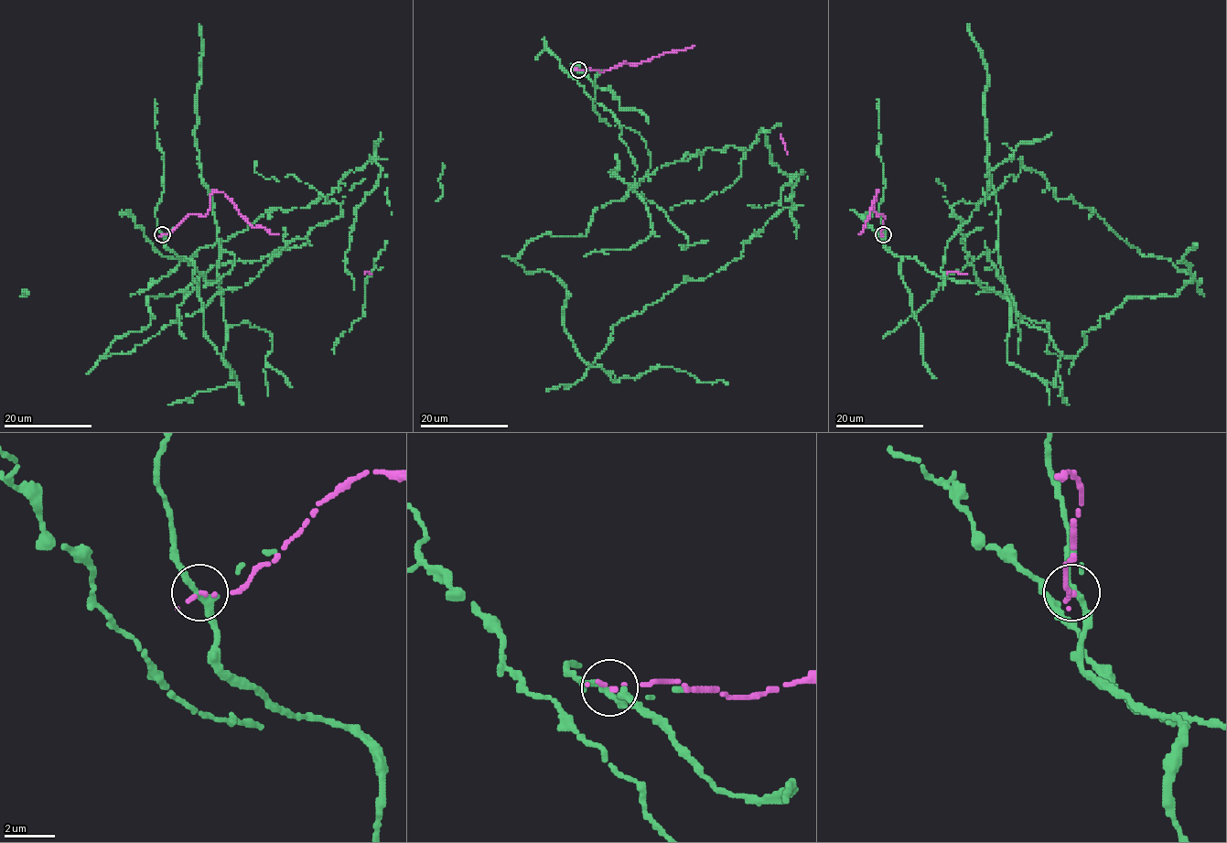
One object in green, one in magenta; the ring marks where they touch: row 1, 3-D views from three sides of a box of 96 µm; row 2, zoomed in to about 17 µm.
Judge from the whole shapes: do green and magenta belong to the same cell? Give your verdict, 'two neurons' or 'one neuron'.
one neuron

